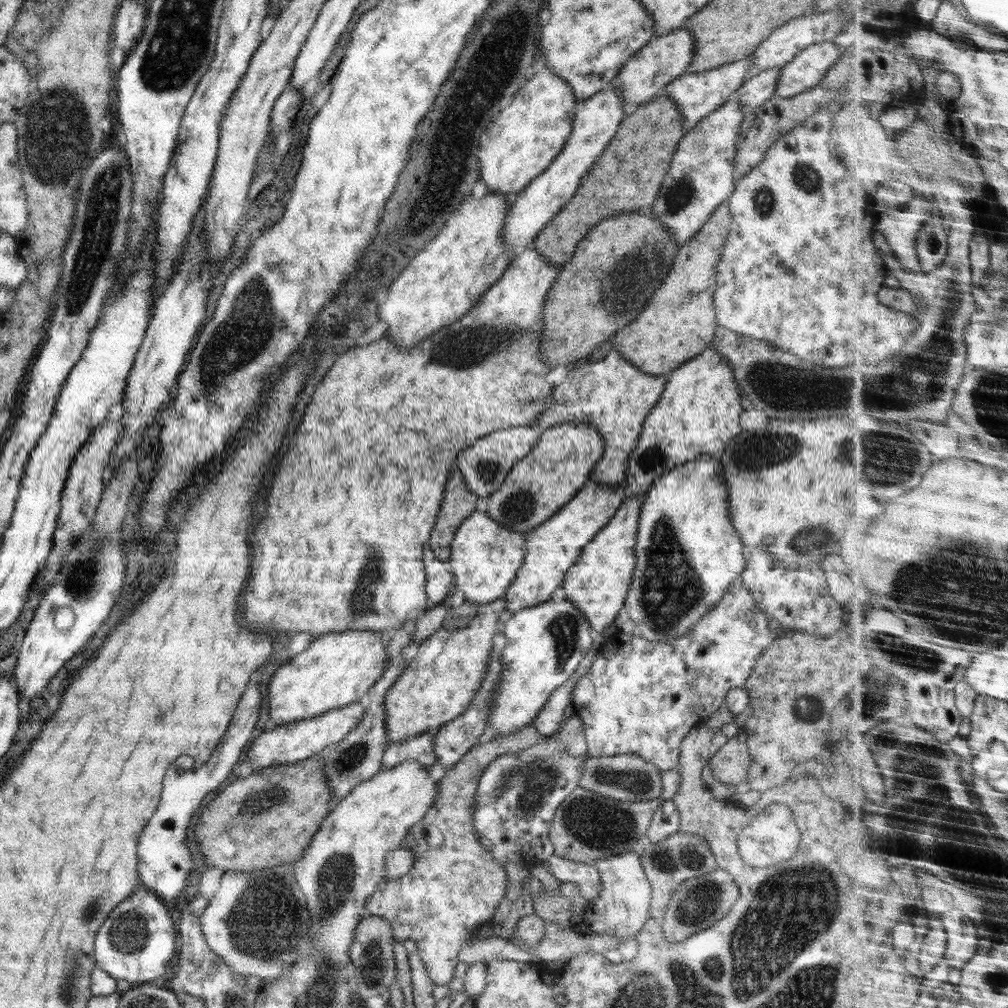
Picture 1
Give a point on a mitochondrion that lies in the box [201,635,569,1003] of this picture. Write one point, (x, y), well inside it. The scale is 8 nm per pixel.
(261, 926)

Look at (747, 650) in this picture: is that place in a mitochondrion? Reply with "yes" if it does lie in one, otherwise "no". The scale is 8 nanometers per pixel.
no

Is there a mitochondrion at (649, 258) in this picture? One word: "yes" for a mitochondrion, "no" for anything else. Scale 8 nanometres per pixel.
yes

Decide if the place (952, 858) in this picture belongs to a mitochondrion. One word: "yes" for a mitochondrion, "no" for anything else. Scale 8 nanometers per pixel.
no

